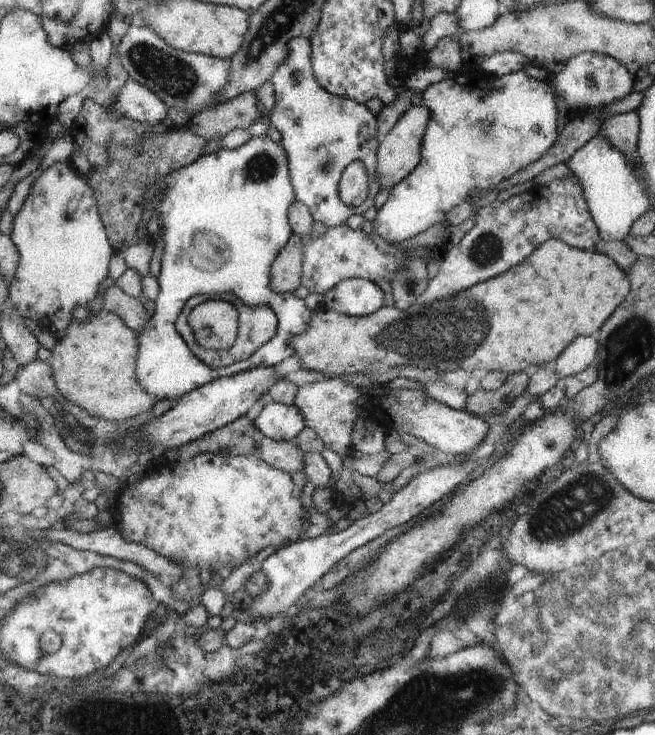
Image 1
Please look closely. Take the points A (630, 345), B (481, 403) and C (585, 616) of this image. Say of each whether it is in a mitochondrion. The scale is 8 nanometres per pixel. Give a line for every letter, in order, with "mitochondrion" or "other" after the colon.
A: mitochondrion
B: other
C: mitochondrion

